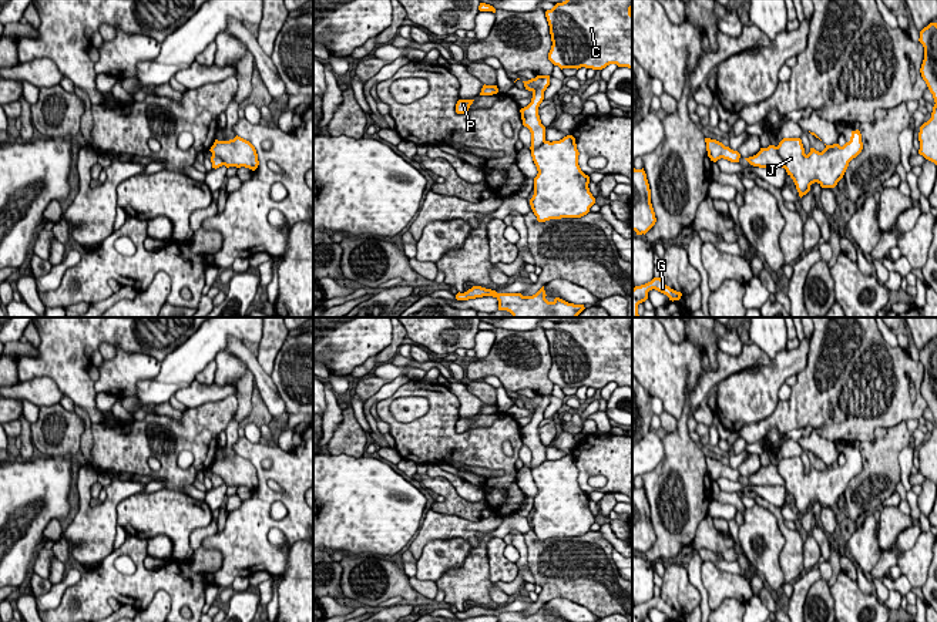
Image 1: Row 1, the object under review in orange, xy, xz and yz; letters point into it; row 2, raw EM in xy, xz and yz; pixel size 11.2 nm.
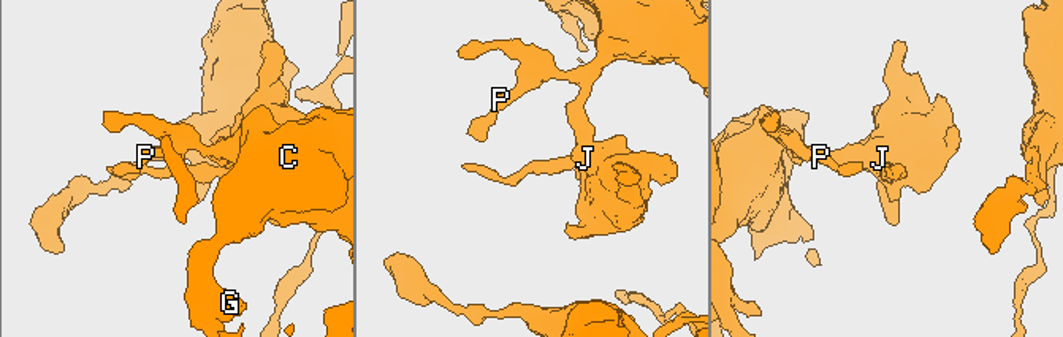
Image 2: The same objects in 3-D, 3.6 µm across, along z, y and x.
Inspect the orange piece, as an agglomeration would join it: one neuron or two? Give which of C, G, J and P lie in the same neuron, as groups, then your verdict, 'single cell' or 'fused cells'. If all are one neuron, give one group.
C G P / J | fused cells

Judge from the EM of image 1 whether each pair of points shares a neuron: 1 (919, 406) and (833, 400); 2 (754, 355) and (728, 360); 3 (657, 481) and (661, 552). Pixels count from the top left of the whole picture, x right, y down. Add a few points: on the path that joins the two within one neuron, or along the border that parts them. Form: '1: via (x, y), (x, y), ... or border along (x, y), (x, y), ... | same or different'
1: via (897, 406), (855, 404) | same
2: via (748, 359), (734, 360) | same
3: via (655, 498), (654, 503), (662, 527), (662, 535) | same

